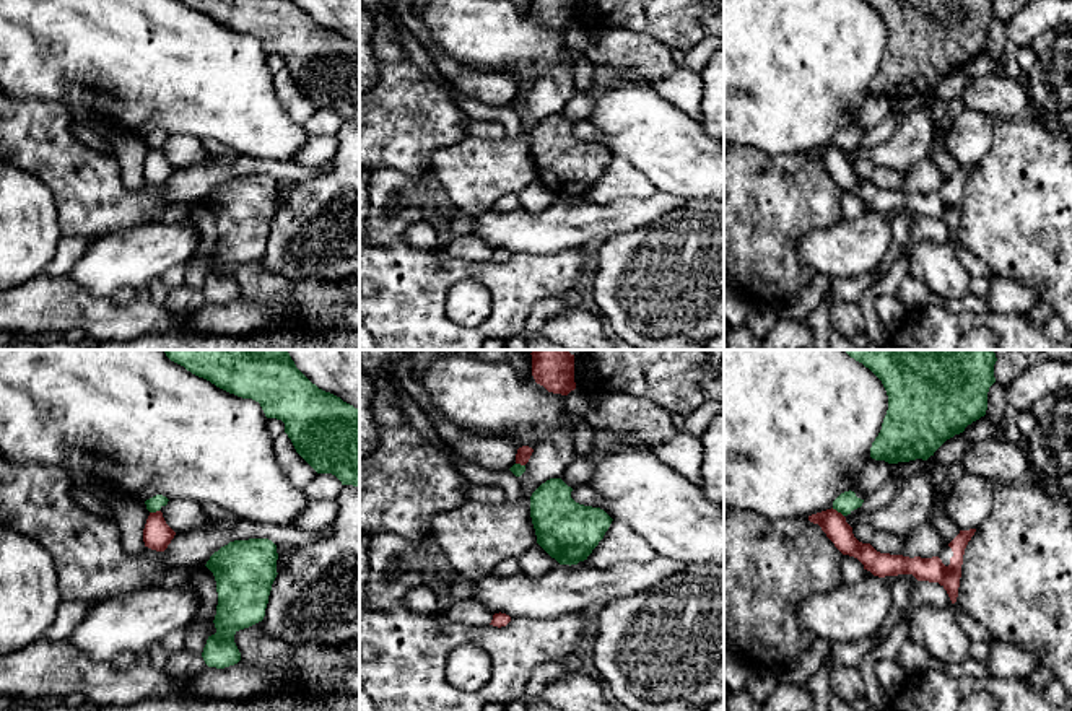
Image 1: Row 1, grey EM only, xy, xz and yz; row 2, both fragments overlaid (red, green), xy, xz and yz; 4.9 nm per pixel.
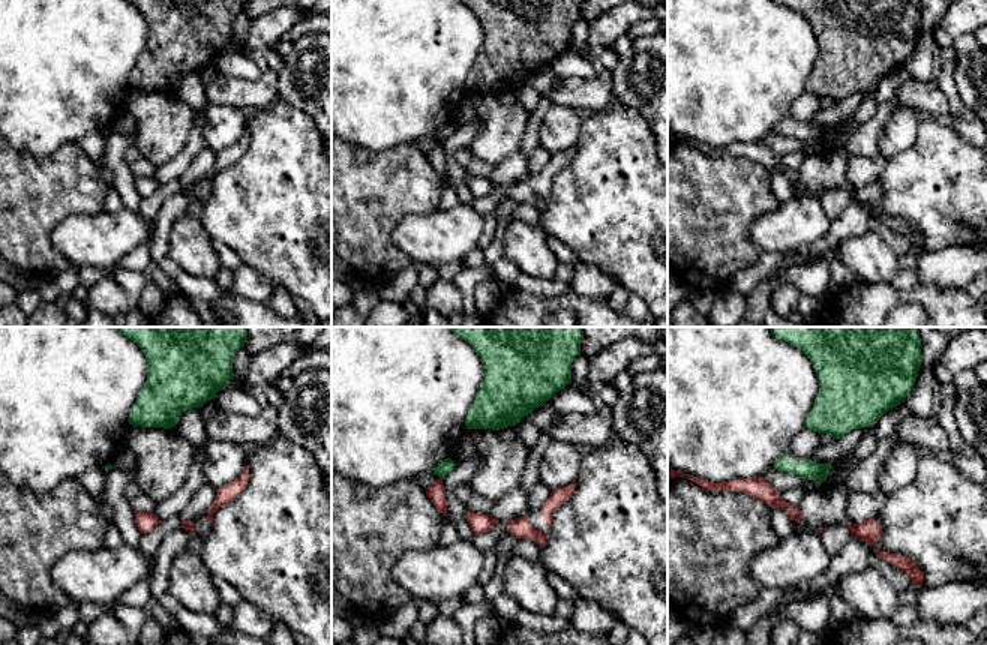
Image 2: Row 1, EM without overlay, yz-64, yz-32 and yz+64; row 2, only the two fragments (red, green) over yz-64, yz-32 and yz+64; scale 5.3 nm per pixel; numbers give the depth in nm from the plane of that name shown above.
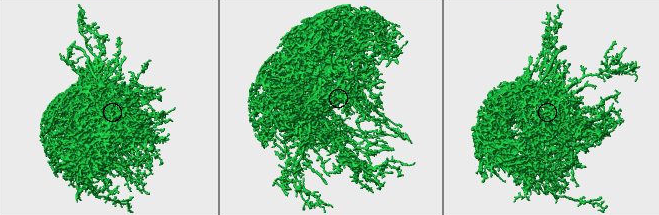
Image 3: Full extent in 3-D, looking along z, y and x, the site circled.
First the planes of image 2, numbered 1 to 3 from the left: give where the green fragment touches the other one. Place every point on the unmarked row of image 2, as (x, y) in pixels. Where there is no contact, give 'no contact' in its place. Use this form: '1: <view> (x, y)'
1: no contact
2: no contact
3: no contact

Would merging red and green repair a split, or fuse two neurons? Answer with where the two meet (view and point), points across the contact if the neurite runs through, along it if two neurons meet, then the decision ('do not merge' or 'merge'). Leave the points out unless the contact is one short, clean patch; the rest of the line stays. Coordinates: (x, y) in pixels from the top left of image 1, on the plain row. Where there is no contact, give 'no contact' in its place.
meets red in yz at (836, 147); border along yz (832, 143), (843, 152); do not merge

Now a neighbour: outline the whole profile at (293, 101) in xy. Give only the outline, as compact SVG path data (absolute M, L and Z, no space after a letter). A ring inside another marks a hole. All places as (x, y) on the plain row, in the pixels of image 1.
M286 68L275 73L273 80L275 94L285 112L294 124L304 125L317 107L296 88Z

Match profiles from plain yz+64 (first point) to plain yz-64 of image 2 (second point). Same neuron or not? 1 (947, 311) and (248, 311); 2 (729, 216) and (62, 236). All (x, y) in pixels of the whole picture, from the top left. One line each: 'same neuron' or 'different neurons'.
1: same neuron
2: different neurons

